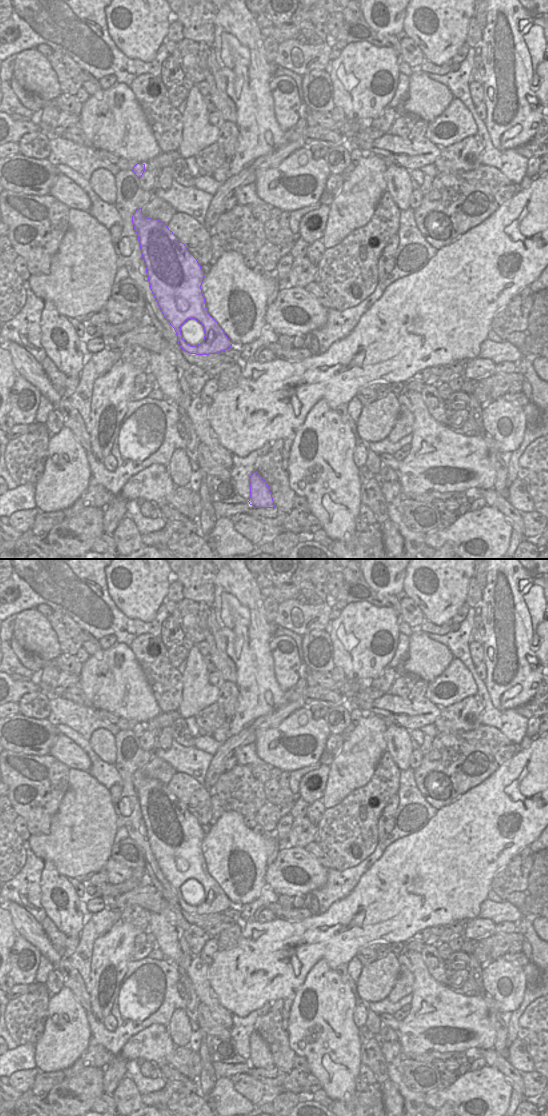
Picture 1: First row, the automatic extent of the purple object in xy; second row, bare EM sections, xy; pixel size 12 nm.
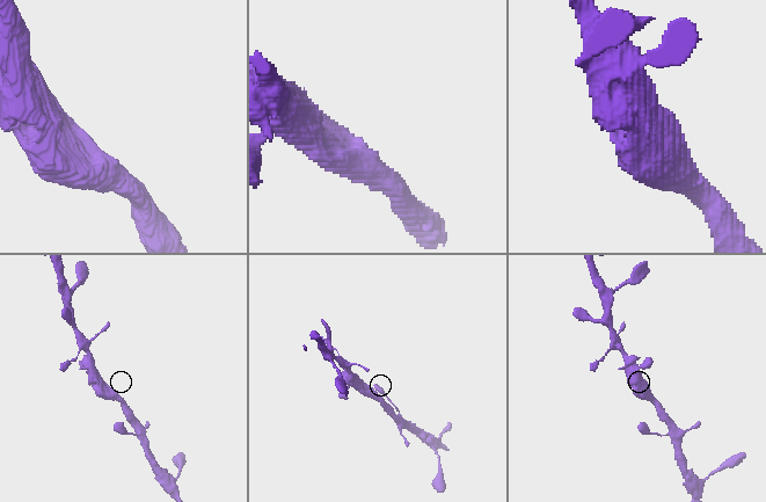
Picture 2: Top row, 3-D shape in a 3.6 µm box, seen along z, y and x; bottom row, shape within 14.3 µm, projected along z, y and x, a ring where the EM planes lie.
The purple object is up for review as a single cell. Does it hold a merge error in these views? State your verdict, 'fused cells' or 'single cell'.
single cell

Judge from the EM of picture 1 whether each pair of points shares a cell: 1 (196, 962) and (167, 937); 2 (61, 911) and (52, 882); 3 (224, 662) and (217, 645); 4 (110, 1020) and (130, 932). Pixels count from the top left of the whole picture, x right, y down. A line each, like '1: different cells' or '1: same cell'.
1: same cell
2: same cell
3: same cell
4: different cells

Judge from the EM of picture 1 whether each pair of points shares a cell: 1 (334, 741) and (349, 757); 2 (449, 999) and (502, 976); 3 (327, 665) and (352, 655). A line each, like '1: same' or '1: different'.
1: different
2: different
3: different

